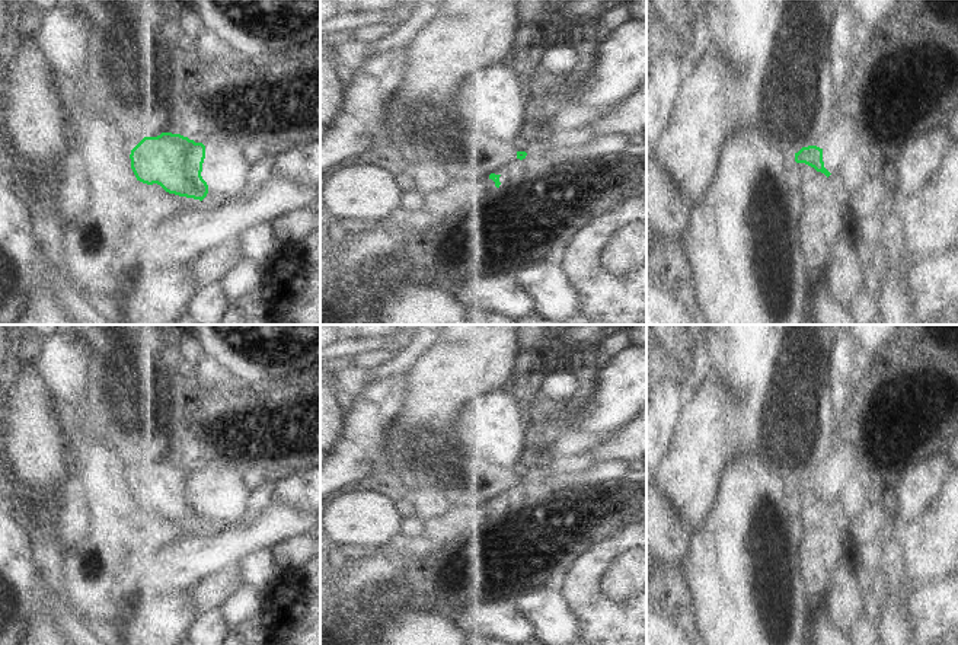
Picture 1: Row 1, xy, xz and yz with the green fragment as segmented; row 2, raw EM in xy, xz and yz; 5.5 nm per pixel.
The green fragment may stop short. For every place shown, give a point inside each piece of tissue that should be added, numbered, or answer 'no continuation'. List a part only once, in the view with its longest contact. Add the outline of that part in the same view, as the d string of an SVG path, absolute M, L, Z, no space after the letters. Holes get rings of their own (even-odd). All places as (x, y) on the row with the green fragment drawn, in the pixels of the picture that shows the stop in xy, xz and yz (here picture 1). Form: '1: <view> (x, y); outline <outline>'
1: xy (134, 123); outline M114 106L111 114L114 127L124 138L125 150L132 150L144 137L181 134L181 125L172 128L172 114L163 106Z

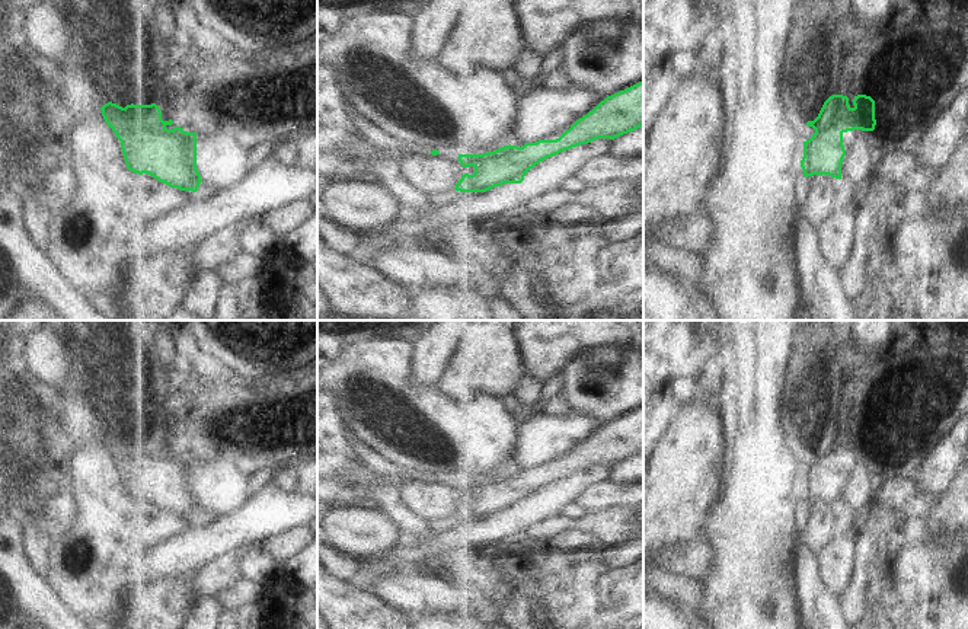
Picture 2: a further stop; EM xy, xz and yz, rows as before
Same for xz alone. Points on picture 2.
no continuation

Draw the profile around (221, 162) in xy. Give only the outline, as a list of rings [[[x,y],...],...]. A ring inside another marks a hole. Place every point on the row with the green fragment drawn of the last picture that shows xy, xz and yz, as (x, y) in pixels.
[[[197,132],[197,169],[211,188],[223,191],[236,185],[249,175],[253,160],[255,153],[230,137],[202,138]]]

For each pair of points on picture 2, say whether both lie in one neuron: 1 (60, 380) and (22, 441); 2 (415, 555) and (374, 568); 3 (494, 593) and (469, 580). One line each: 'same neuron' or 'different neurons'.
1: different neurons
2: same neuron
3: same neuron

